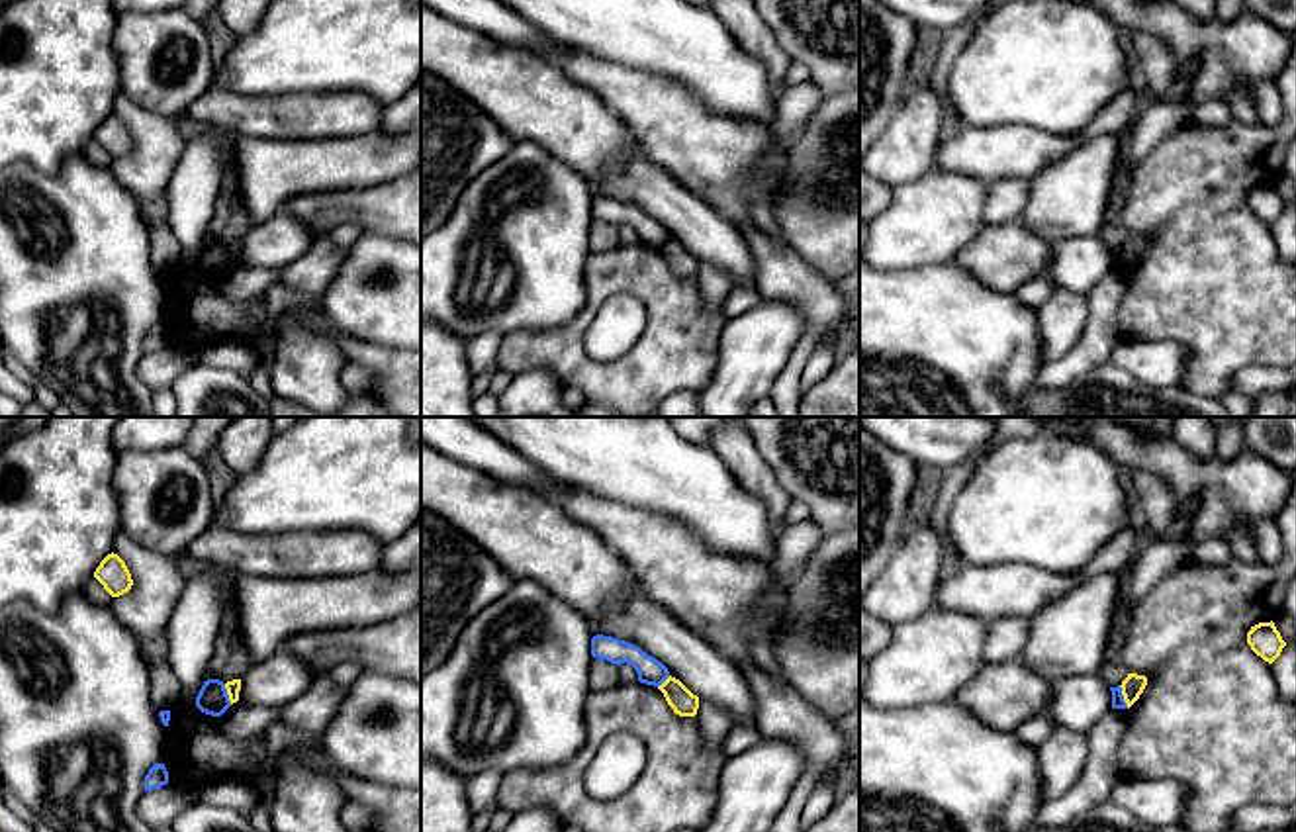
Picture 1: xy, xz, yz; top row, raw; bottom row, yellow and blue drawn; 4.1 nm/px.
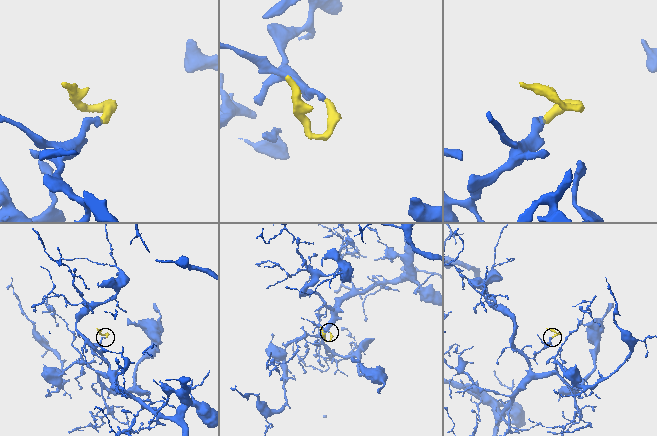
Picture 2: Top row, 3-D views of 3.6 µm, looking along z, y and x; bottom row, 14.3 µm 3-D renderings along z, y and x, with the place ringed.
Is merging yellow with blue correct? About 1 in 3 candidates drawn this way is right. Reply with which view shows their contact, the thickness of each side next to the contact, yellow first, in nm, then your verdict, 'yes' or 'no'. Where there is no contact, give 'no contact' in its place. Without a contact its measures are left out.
meets yellow in yz; 90 nm thick on the yellow side, 50 nm on the other; no

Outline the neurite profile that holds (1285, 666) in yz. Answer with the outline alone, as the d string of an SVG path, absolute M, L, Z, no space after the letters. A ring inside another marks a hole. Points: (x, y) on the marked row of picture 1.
M1286 644L1271 668L1278 693L1288 701L1296 701L1296 644Z

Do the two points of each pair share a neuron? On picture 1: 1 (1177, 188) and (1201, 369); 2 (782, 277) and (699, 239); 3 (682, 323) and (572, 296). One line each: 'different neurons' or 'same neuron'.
1: same neuron
2: different neurons
3: different neurons

